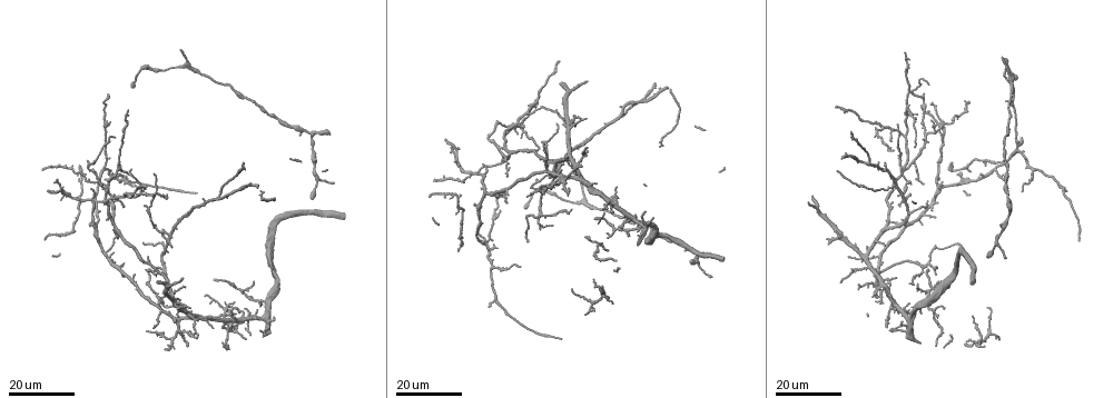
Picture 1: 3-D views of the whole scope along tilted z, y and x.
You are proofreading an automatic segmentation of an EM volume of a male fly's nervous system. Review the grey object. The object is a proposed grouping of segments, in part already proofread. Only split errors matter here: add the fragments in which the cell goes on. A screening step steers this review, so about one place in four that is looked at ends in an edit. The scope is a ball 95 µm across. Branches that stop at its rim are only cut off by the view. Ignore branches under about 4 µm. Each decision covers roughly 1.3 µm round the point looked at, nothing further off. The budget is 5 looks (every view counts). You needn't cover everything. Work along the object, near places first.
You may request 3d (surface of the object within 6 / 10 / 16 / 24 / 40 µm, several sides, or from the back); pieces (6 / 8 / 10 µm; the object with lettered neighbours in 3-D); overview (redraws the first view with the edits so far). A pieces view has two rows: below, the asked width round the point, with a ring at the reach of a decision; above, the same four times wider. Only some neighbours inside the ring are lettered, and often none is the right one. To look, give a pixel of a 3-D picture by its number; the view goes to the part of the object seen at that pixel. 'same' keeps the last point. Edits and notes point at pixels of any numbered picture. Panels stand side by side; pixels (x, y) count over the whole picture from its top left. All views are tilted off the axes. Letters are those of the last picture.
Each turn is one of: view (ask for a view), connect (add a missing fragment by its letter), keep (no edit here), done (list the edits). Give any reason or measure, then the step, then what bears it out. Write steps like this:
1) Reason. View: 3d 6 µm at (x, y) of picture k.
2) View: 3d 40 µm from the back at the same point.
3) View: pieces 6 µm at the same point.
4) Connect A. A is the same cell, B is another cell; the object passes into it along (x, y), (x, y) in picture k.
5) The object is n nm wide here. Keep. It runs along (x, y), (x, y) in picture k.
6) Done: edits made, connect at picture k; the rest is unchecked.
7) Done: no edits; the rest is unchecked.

Long arm stops here. View: 3d 24 µm at (527, 240) of picture 1.

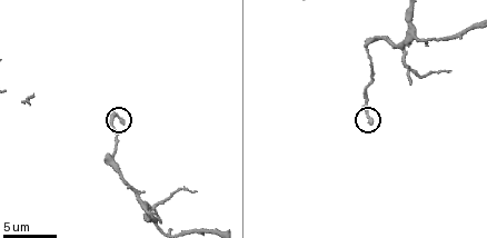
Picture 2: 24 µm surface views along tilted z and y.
View: pieces 6 µm at (370, 120) of picture 2.

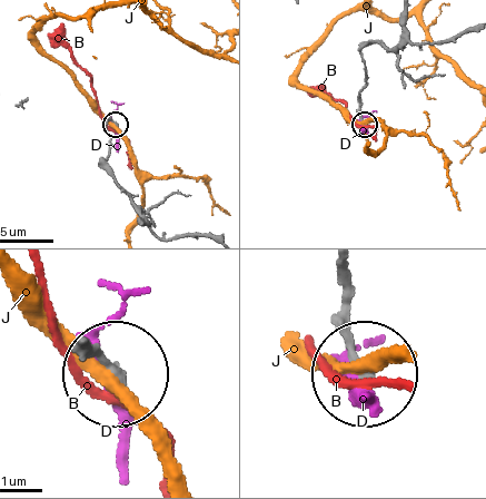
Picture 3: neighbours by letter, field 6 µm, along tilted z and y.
Keep. B, D and J are other cells; it runs along (345, 273), (357, 372) in picture 3; no lettered fragment goes on from it.

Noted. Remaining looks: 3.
Branch stops here. View: 3d 16 µm at (585, 238) of picture 1.

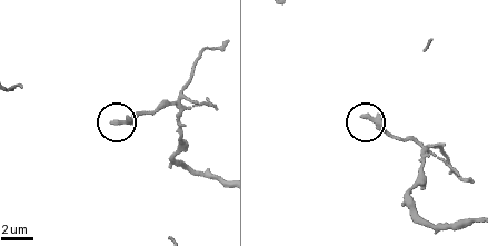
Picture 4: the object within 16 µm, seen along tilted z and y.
View: pieces 10 µm at (362, 114) of picture 4.

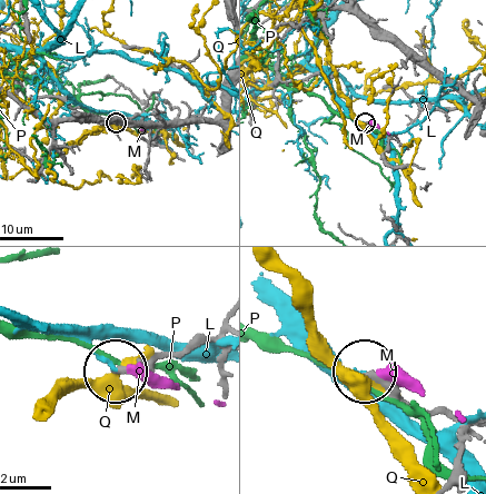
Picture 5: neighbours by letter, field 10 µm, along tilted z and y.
Keep. L, M, P and Q are other cells; none of them fits.

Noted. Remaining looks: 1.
Done: no edits; the rest is unchecked.

